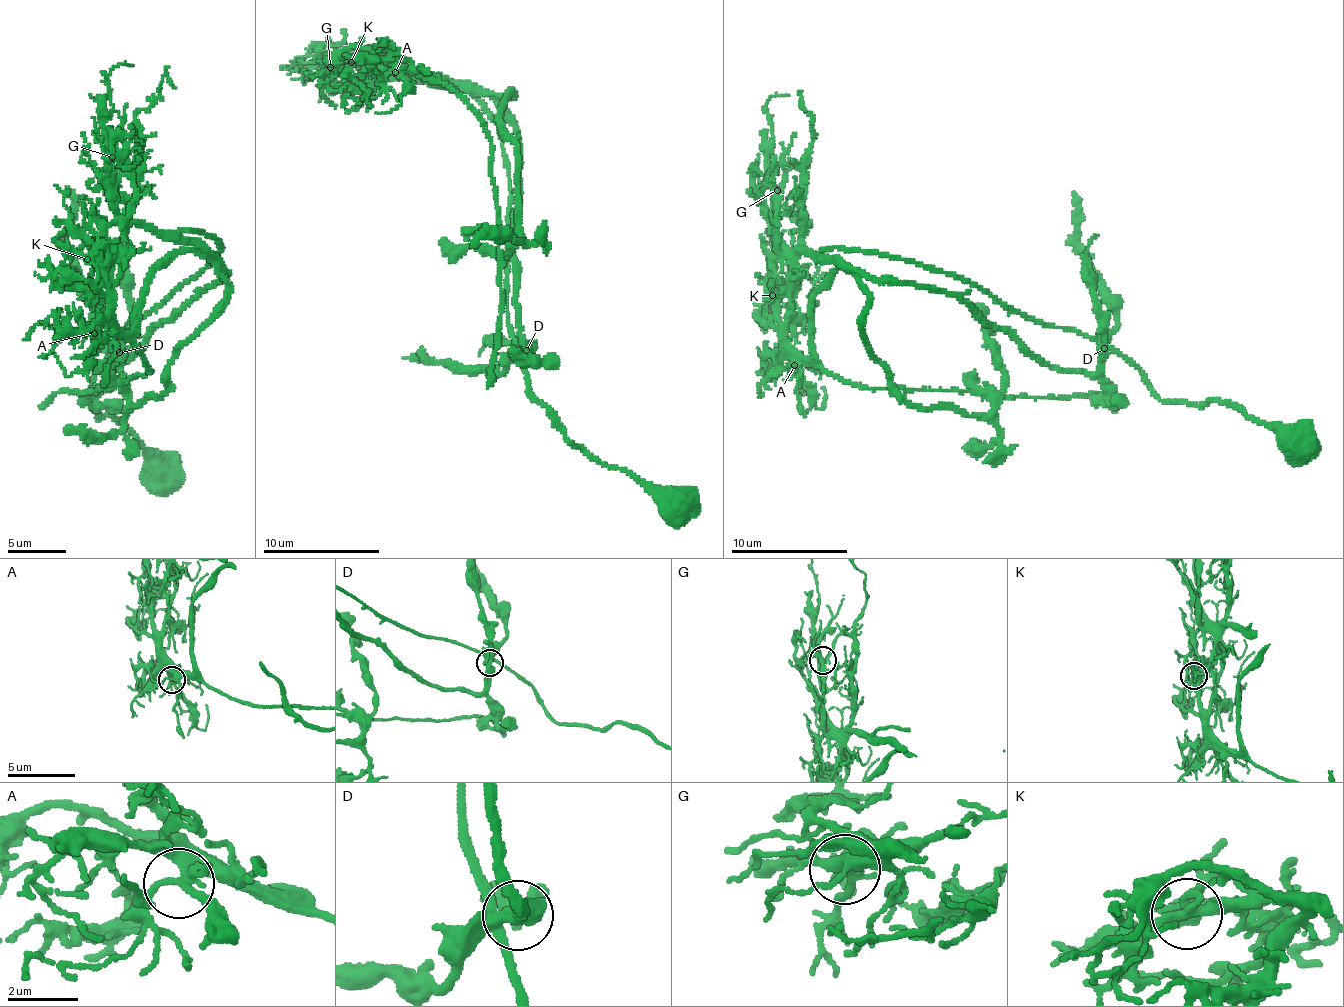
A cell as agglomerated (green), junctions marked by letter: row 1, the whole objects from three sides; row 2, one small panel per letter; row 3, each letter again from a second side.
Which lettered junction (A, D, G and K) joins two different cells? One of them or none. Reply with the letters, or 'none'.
K

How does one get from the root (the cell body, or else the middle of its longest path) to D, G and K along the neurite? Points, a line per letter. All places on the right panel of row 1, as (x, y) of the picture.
D: (945, 292), (961, 293), (985, 323), (1010, 327), (1030, 352), (1050, 365), (1096, 372), (1104, 348)
G: (945, 292), (896, 281), (876, 282), (832, 259), (819, 262), (810, 255), (794, 252), (779, 238), (777, 190)
K: (945, 292), (896, 281), (876, 282), (832, 259), (819, 262), (803, 251), (782, 295), (776, 299), (772, 294)

